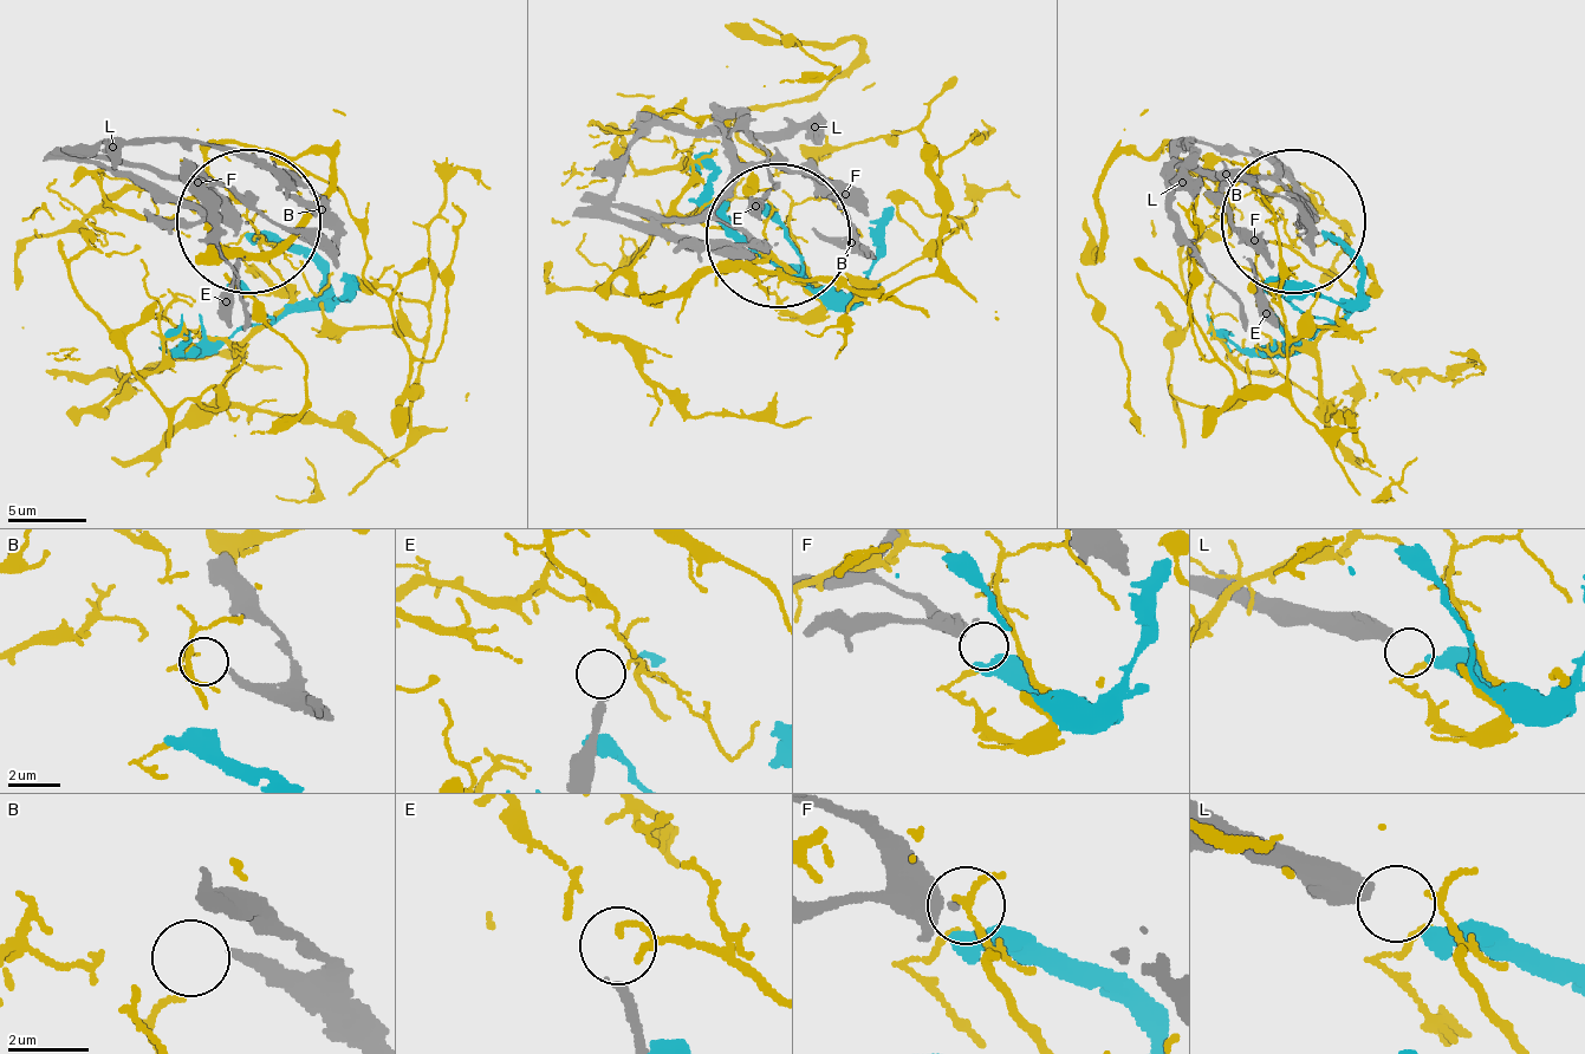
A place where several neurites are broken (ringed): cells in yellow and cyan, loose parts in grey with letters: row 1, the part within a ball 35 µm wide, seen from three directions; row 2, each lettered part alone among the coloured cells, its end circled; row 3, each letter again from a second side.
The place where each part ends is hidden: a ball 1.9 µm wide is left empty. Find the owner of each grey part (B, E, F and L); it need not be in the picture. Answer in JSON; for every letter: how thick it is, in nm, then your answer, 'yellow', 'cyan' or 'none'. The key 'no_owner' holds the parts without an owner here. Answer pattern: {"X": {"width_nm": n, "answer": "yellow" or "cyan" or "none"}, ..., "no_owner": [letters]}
{"B": {"width_nm": 240, "answer": "none"}, "E": {"width_nm": 300, "answer": "none"}, "F": {"width_nm": 700, "answer": "none"}, "L": {"width_nm": 550, "answer": "cyan"}, "no_owner": ["B", "E", "F"]}

